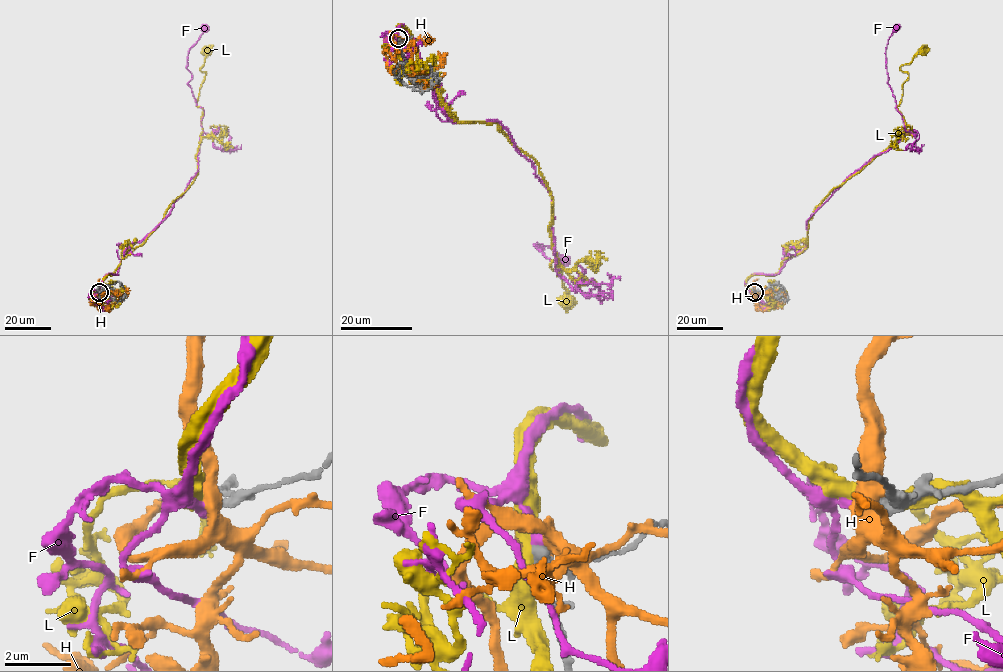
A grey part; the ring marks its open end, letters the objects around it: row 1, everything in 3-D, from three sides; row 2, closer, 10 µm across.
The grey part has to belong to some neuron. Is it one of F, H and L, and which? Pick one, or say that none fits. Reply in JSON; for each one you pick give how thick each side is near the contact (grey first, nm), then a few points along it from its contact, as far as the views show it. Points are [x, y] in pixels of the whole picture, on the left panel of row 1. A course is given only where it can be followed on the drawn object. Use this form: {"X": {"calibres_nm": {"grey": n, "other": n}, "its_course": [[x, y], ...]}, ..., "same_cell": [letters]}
{"F": {"calibres_nm": {"grey": 360, "other": 280}, "its_course": [[99, 291], [197, 172], [204, 110], [186, 68], [204, 29]]}, "same_cell": ["F"]}

